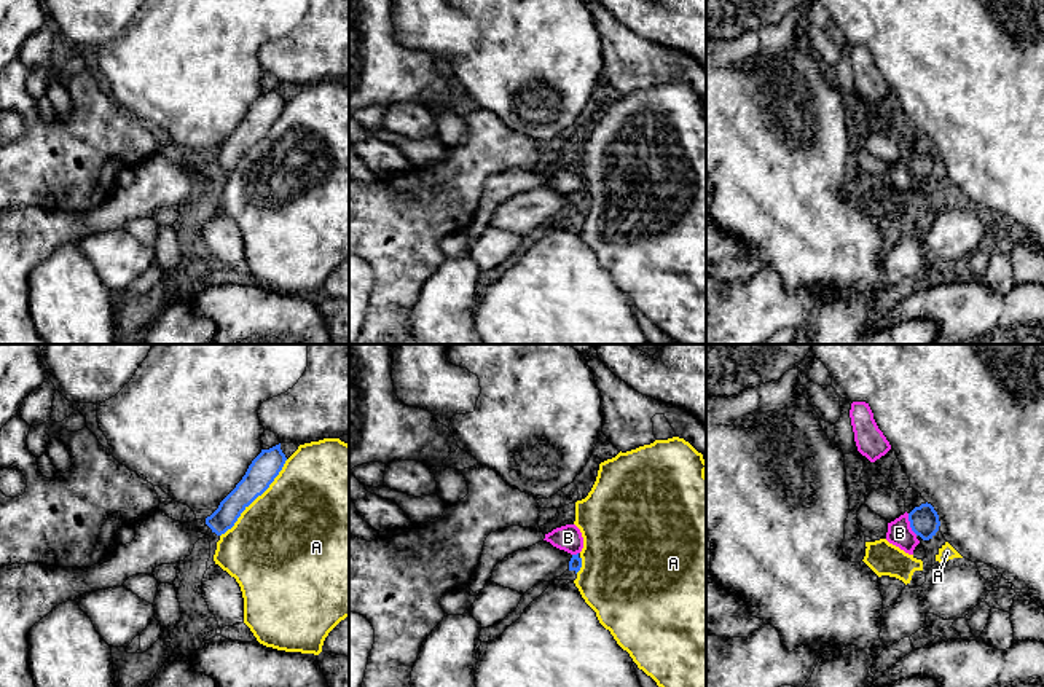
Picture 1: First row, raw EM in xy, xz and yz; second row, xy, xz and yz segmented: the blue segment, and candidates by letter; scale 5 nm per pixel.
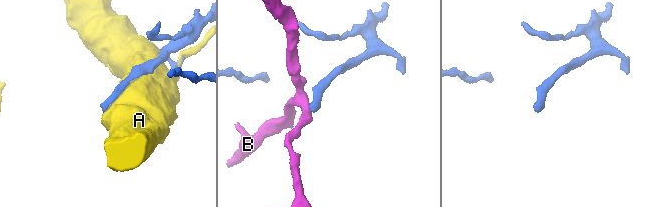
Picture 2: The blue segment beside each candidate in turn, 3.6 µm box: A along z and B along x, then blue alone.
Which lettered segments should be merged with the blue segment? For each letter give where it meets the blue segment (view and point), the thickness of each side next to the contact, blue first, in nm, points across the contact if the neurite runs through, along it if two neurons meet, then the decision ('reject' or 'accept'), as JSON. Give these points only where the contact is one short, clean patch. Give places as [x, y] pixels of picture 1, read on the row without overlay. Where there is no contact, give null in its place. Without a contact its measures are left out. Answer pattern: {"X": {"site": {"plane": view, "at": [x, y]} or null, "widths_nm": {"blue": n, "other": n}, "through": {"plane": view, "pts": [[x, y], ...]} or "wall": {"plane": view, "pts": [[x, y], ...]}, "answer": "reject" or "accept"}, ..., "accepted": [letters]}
{"A": {"site": {"plane": "xy", "at": [255, 141]}, "widths_nm": {"blue": 150, "other": 500}, "answer": "reject"}, "B": {"site": {"plane": "yz", "at": [910, 168]}, "widths_nm": {"blue": 140, "other": 130}, "wall": {"plane": "yz", "pts": [[907, 157], [909, 168], [917, 177]]}, "answer": "reject"}, "accepted": []}

